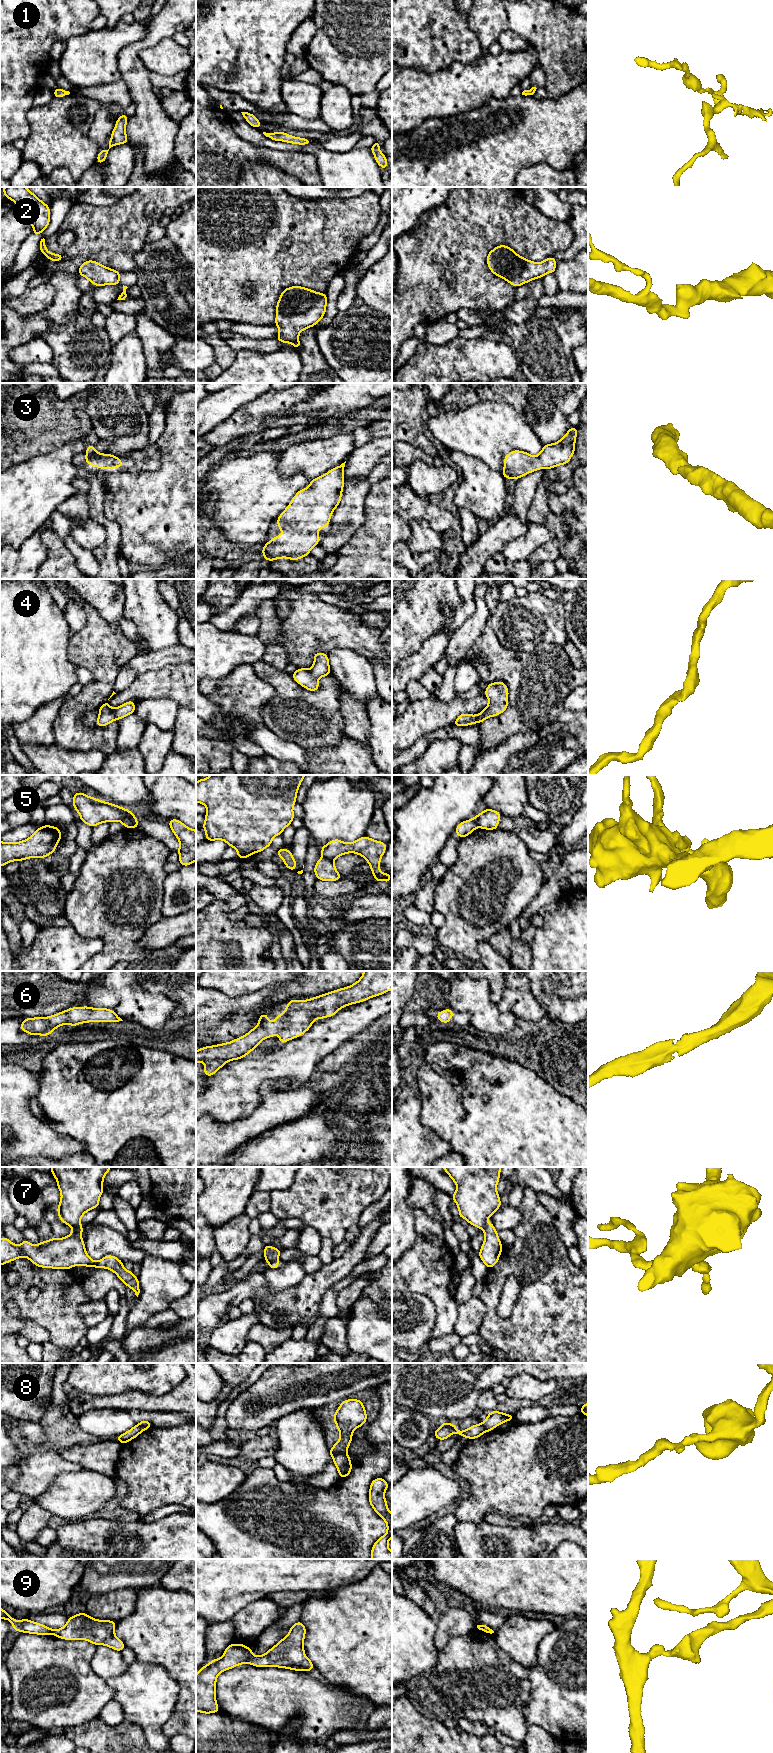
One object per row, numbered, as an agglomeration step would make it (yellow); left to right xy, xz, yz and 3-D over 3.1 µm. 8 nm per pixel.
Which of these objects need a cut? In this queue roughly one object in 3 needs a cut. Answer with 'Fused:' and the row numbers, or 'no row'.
Fused: 5, 7, 8, 9

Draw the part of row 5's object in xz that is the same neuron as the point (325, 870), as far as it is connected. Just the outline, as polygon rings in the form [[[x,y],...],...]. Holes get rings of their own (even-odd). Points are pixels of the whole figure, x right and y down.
[[[321,857],[315,864],[314,873],[317,879],[321,881],[337,881],[342,878],[338,873],[334,861]]]

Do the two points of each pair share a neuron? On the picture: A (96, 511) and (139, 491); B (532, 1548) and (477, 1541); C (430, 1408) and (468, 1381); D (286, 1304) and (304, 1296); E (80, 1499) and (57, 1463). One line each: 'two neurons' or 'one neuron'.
A: two neurons
B: one neuron
C: one neuron
D: one neuron
E: two neurons

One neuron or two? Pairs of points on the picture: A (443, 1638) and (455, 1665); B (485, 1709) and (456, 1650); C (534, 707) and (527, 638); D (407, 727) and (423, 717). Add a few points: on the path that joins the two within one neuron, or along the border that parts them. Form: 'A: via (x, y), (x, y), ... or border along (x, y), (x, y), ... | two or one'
A: border along (467, 1634), (453, 1636), (438, 1652) | two
B: via (485, 1694), (485, 1688), (474, 1677), (468, 1665) | one
C: border along (550, 642), (540, 642), (532, 651), (505, 648) | two
D: via (411, 725), (419, 719) | one

